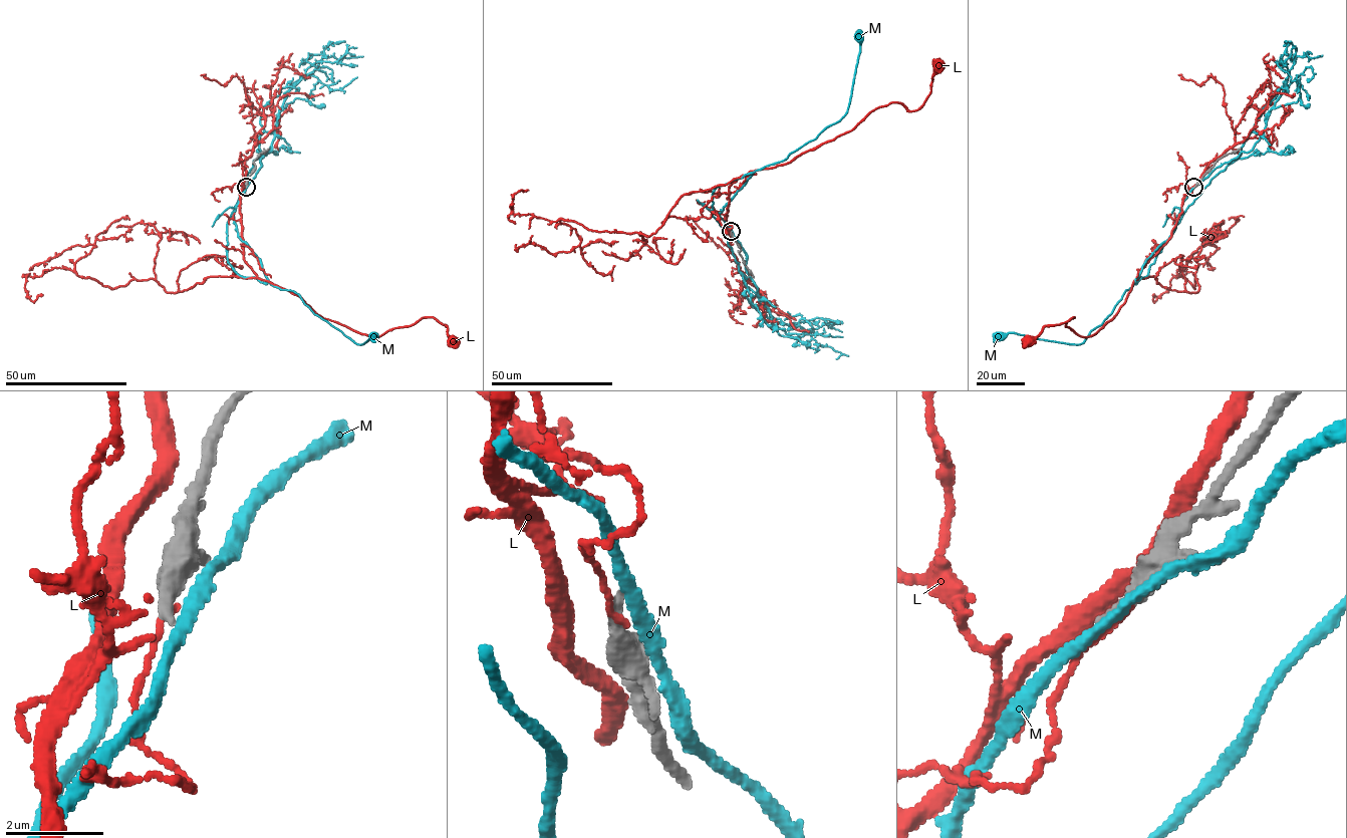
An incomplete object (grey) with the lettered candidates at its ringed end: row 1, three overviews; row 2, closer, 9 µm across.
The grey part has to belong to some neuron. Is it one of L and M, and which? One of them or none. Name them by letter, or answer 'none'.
none

